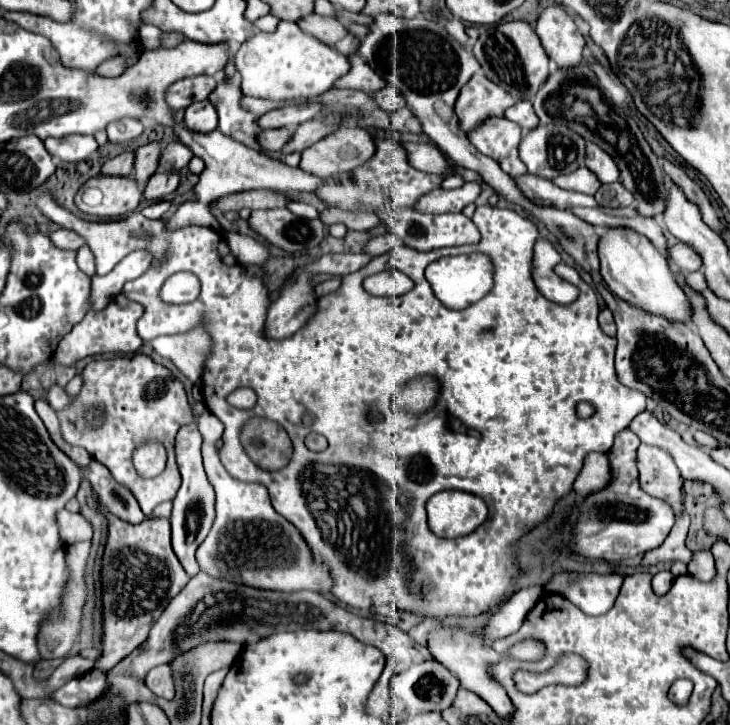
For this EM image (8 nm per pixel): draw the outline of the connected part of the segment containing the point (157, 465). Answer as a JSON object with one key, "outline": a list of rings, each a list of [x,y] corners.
{"outline":[[[151,443],[151,445],[141,445],[135,451],[133,461],[135,461],[135,471],[139,477],[155,477],[165,469],[167,455],[161,445]]]}

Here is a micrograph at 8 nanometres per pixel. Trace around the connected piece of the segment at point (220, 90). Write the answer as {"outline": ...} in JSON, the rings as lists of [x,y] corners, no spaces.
{"outline":[[[223,79],[217,85],[215,93],[211,93],[209,101],[219,113],[219,131],[251,149],[261,151],[257,143],[257,133],[261,129],[255,125],[259,115],[245,111],[241,107],[241,97],[243,93],[237,87],[237,83],[227,81],[227,79]]]}

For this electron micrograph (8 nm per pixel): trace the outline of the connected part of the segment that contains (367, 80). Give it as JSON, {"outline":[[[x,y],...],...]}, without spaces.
{"outline":[[[353,55],[349,59],[351,71],[335,81],[333,85],[335,89],[361,89],[367,95],[373,95],[375,91],[381,91],[383,87],[389,85],[387,81],[383,81],[383,77],[379,77],[373,69],[369,69],[369,65],[359,55]]]}

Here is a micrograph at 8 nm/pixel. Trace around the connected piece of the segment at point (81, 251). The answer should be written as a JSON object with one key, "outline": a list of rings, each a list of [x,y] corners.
{"outline":[[[87,245],[77,249],[77,265],[83,273],[87,275],[95,275],[95,263],[93,263],[93,253],[91,249],[87,249]]]}

